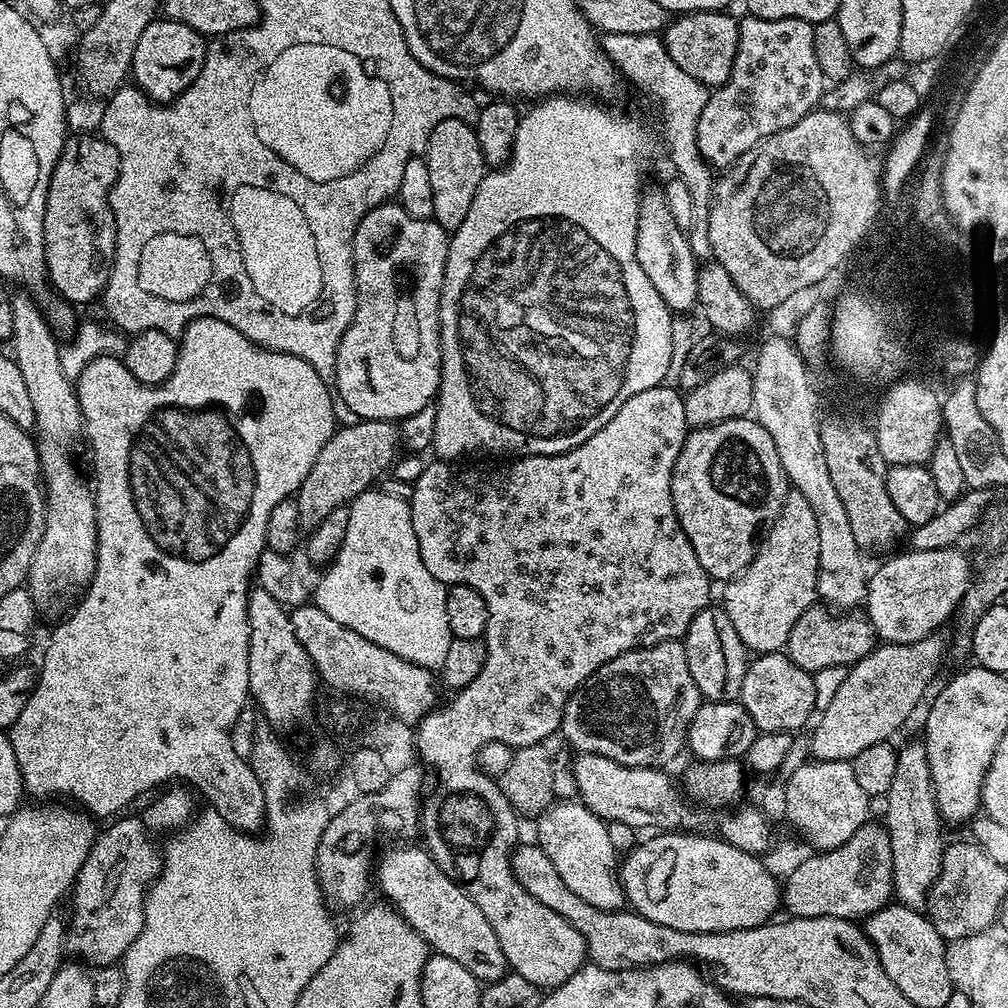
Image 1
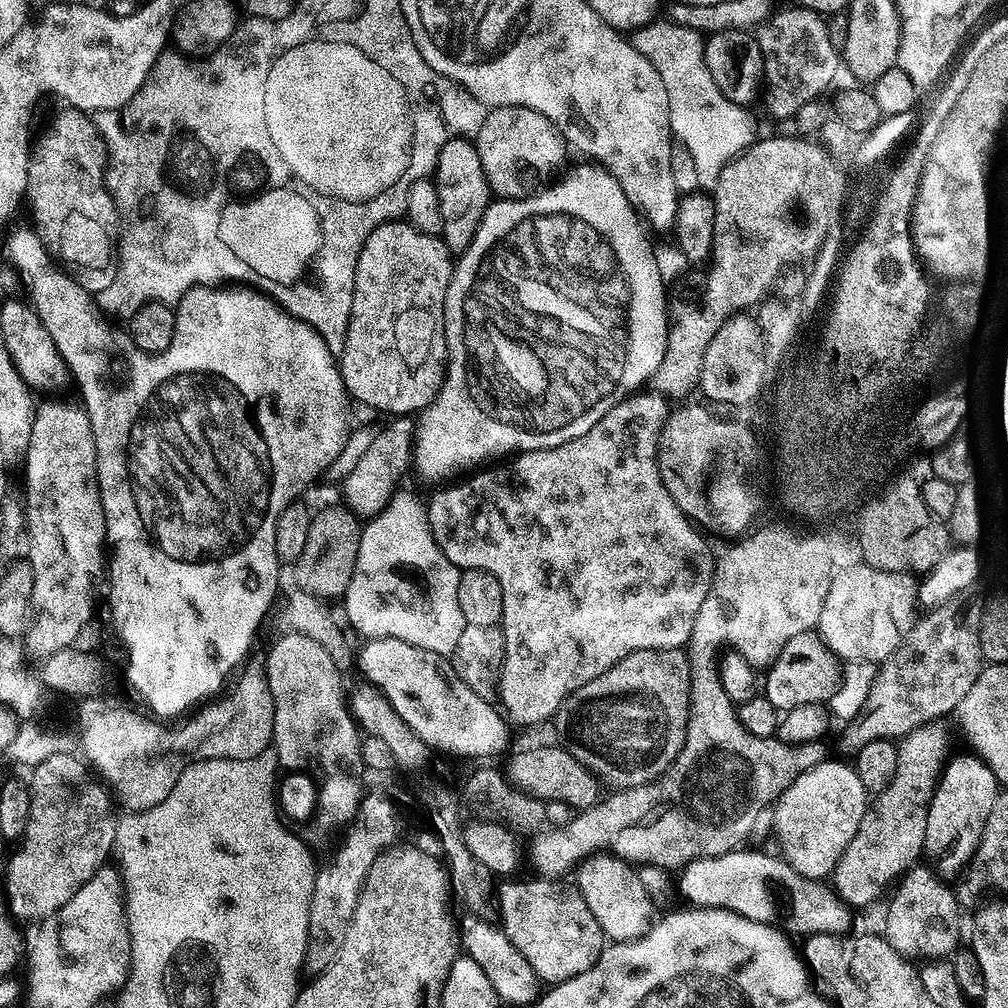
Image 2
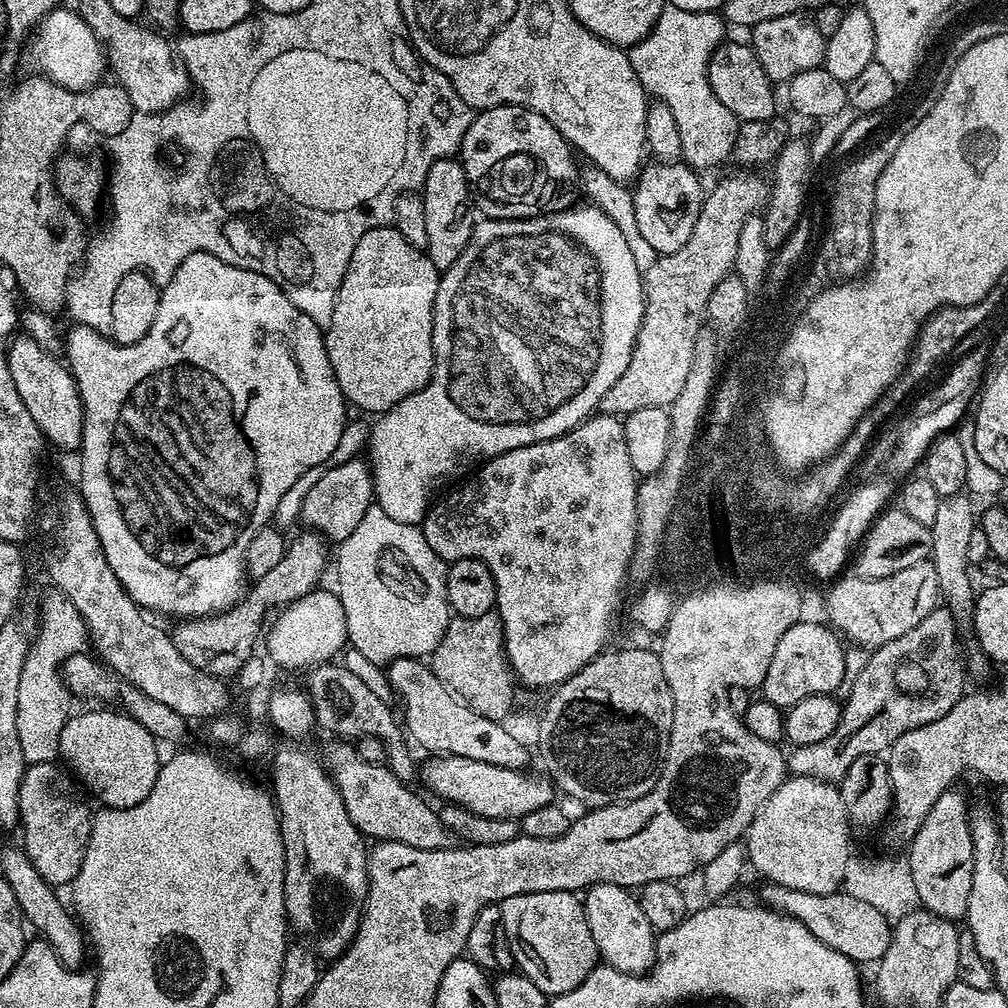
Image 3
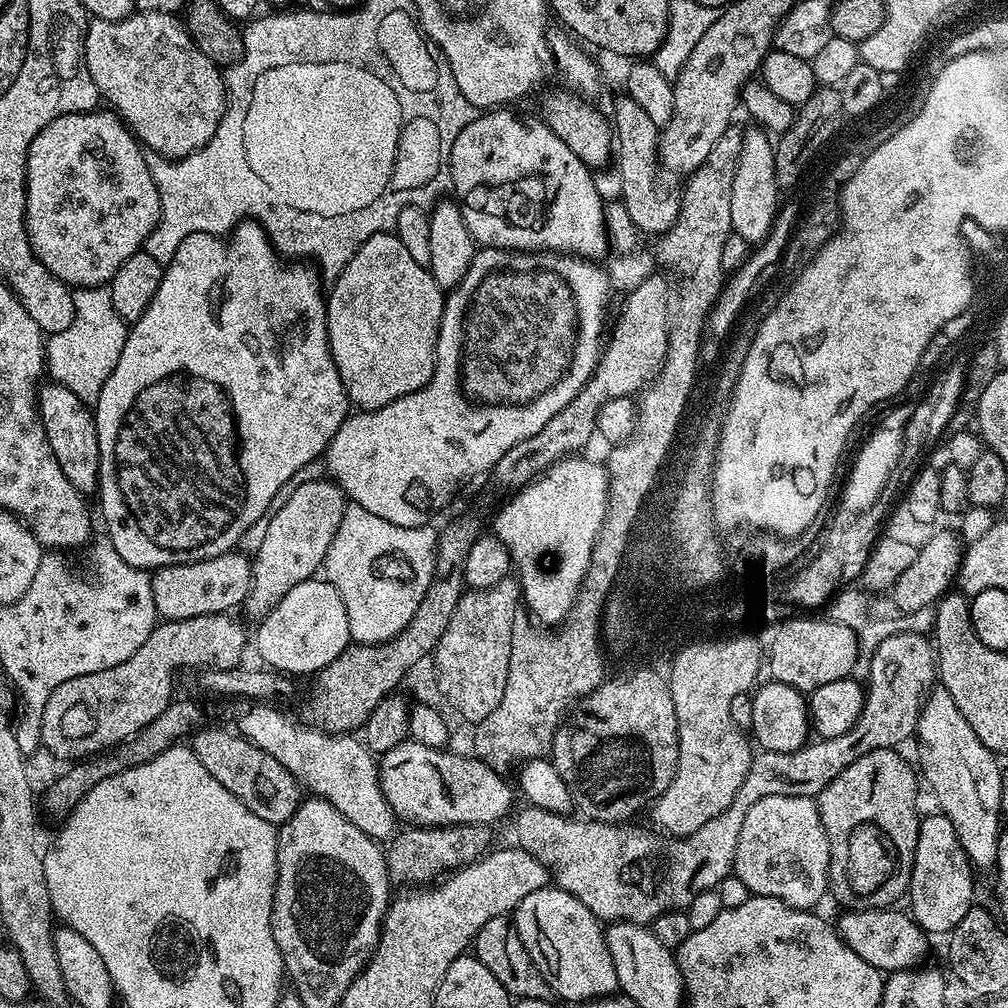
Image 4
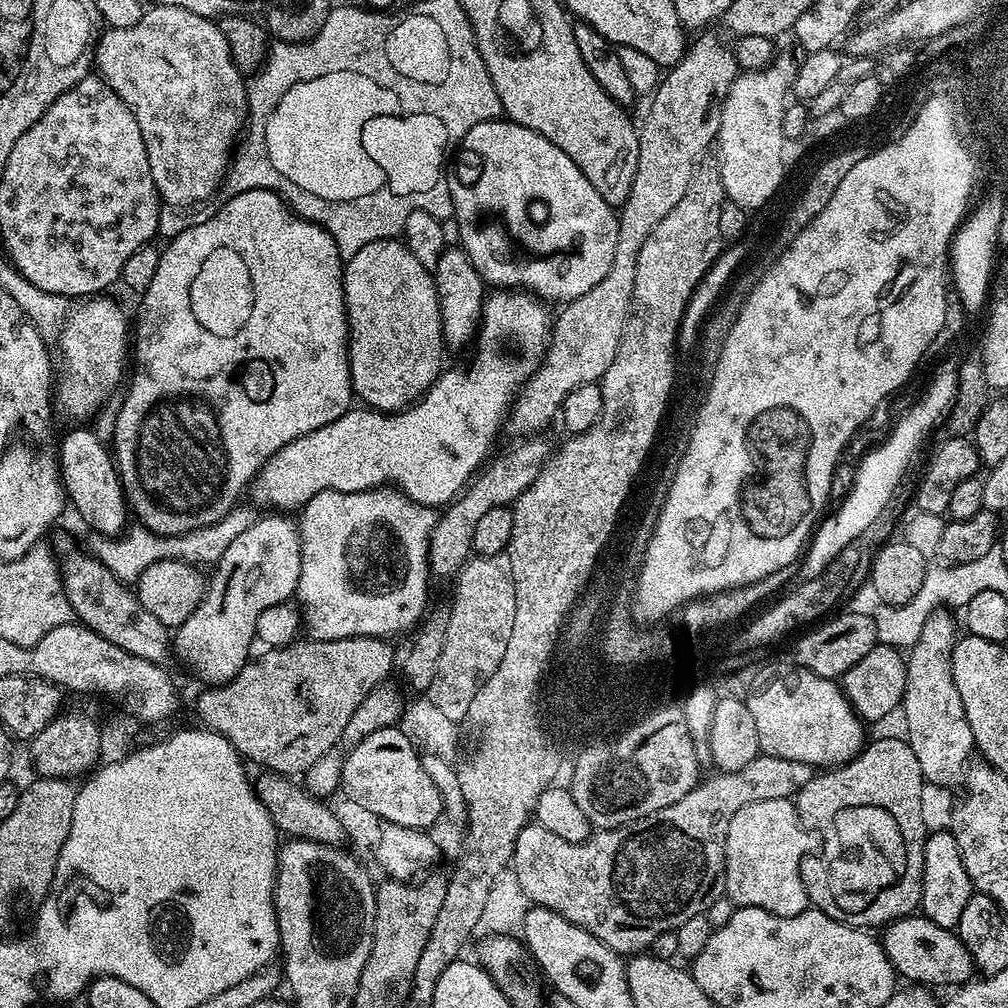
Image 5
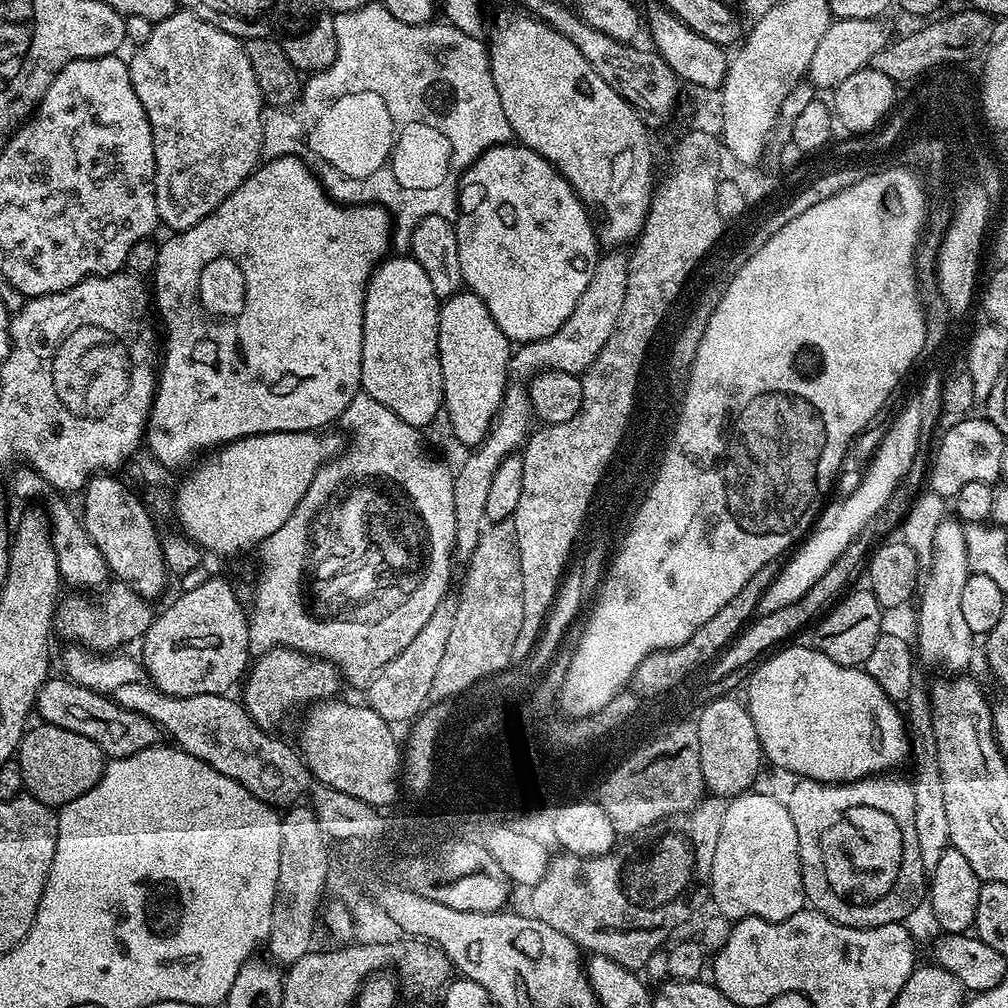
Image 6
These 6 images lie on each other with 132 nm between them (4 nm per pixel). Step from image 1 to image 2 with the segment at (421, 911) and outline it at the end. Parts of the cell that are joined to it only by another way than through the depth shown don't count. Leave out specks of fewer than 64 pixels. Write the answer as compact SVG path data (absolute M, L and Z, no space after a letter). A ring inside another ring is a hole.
M468 914L465 917L464 925L461 928L459 925L458 928L459 943L467 956L482 968L482 974L490 978L490 986L494 986L497 998L505 1005L531 1005L541 995L542 981L526 962L526 958L522 958L522 954L510 942L510 938L495 923L487 924L484 918L476 914Z

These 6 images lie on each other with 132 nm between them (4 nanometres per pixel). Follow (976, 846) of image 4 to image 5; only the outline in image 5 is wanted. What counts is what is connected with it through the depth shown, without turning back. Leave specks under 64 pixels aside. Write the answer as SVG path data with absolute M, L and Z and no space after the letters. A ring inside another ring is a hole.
M948 610L930 612L922 626L922 634L918 642L907 653L908 669L906 670L906 690L904 691L904 728L910 750L918 758L918 766L922 766L922 774L929 785L937 784L940 788L952 788L955 784L963 785L970 761L974 756L974 745L970 734L970 722L966 722L966 710L962 710L962 697L958 694L958 686L954 684L952 655L958 639L956 624L952 621L953 613Z

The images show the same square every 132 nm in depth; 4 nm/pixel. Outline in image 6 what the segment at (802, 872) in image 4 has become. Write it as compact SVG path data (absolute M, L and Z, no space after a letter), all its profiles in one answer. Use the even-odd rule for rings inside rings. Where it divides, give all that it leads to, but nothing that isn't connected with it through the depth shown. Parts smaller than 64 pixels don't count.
M749 790L742 793L741 796L734 796L727 801L728 809L722 818L722 830L718 830L718 850L714 850L714 866L711 870L712 886L710 889L710 900L714 905L715 911L724 916L731 922L745 920L748 916L757 916L763 920L785 920L794 914L798 914L800 909L805 907L806 901L803 890L802 873L800 872L800 858L798 850L798 834L794 834L794 821L790 818L790 810L783 799L775 800L772 796L767 796L764 792Z

